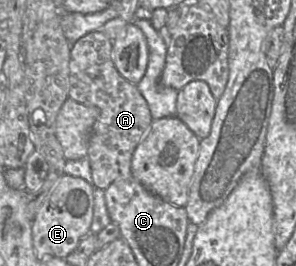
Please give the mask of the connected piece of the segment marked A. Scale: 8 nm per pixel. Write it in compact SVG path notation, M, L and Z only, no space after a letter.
M94 31L80 38L70 45L70 75L69 98L83 105L99 109L99 116L95 121L88 140L87 159L90 163L92 184L95 188L107 189L115 181L132 177L131 160L139 143L146 136L153 118L147 101L138 90L137 85L124 79L116 69L111 53L113 42L102 31Z

